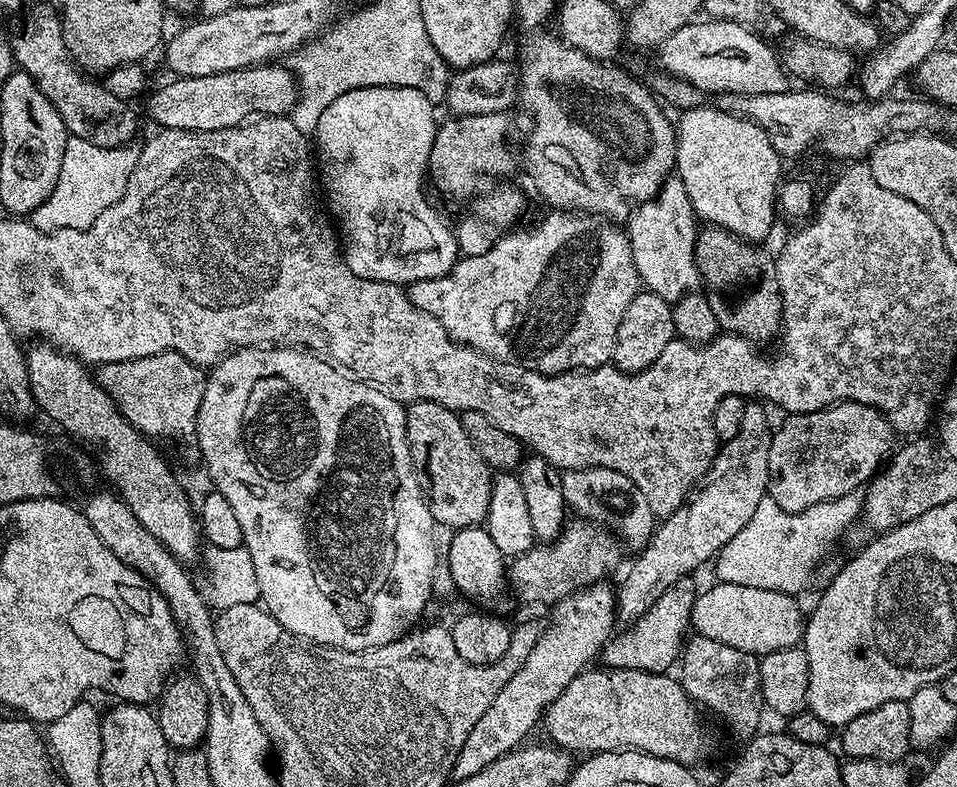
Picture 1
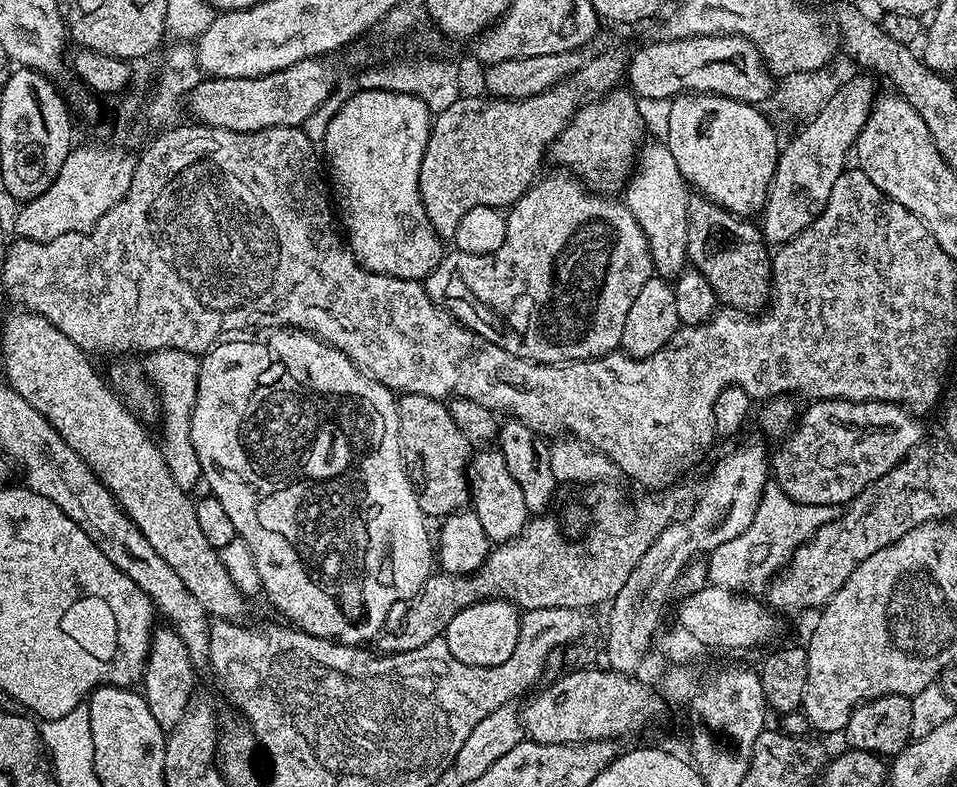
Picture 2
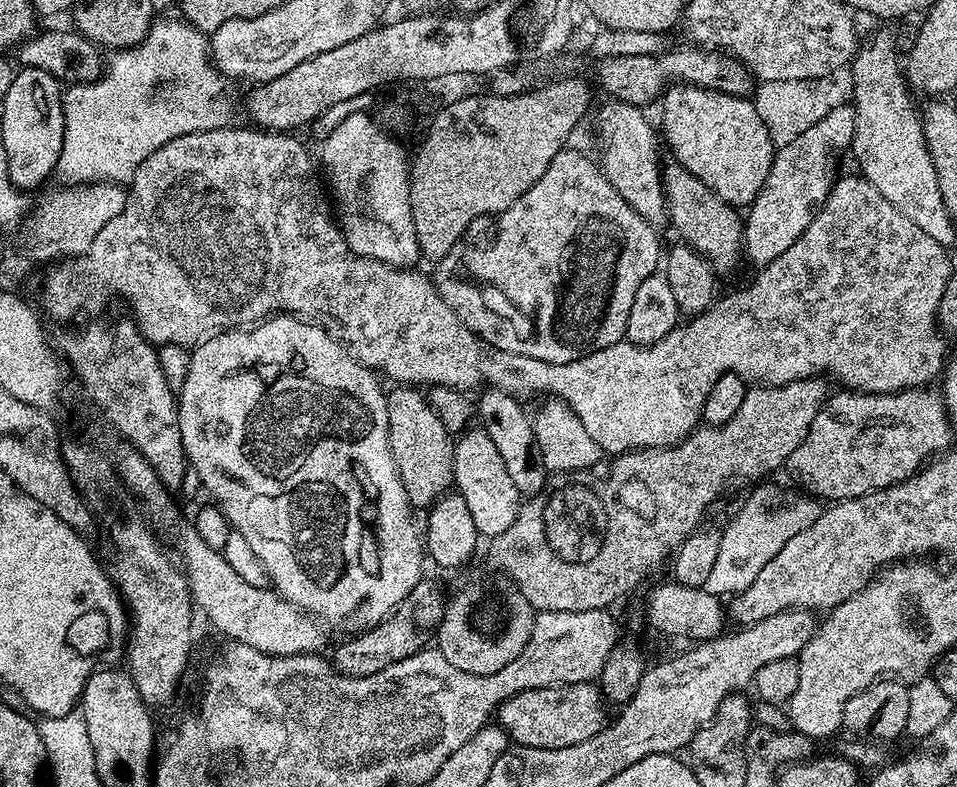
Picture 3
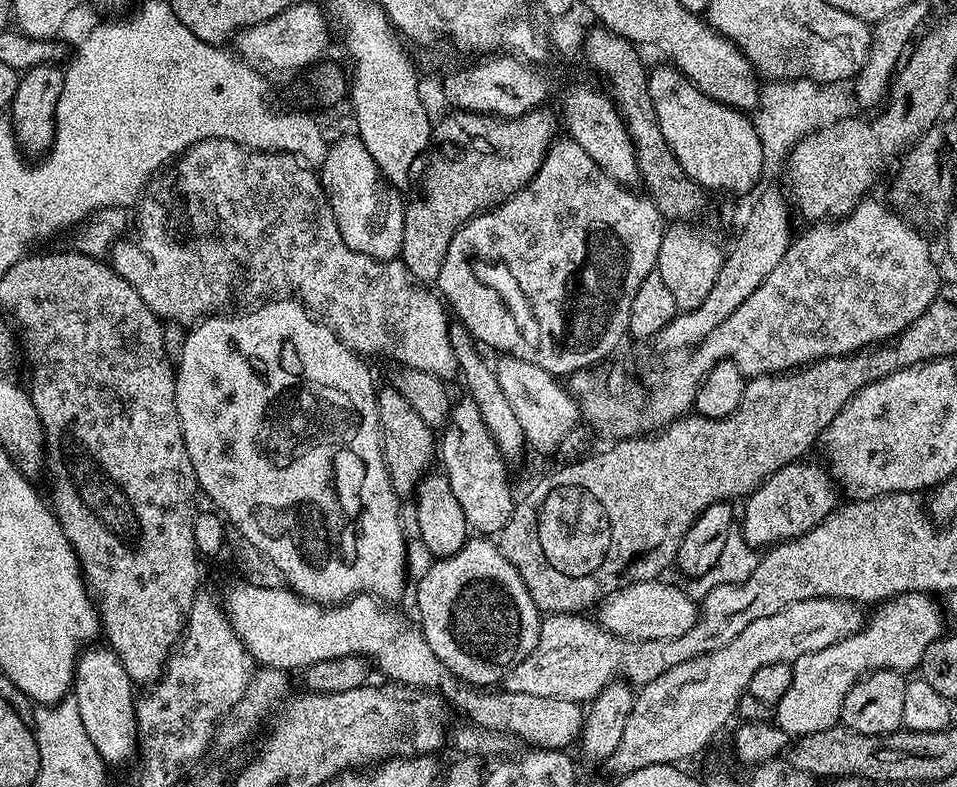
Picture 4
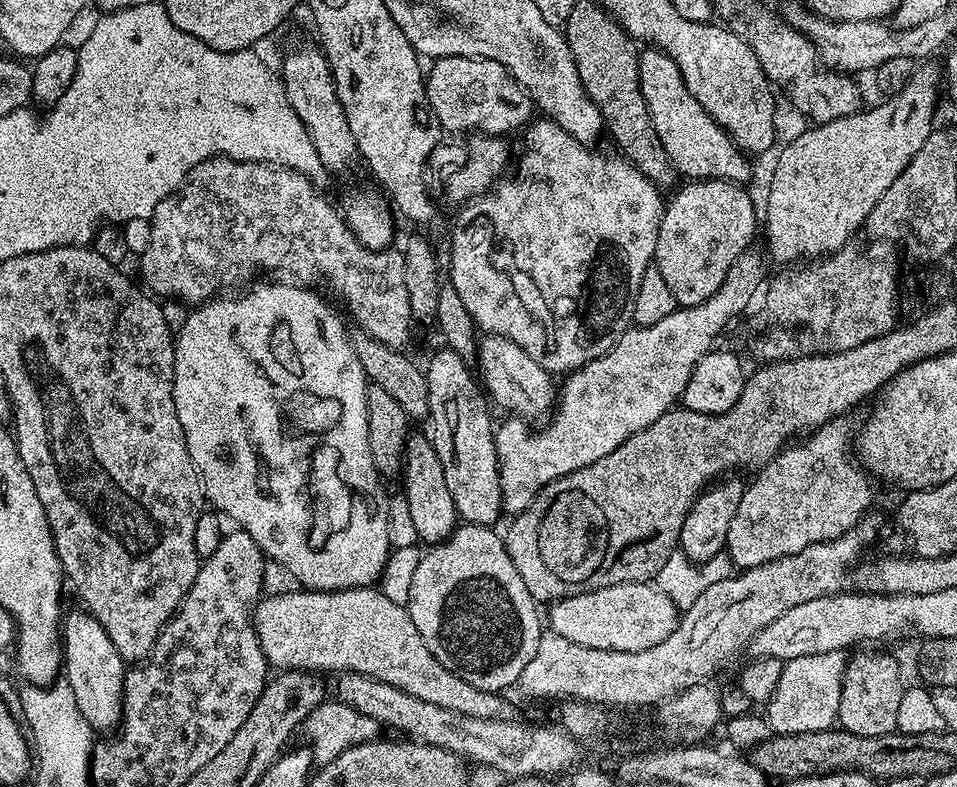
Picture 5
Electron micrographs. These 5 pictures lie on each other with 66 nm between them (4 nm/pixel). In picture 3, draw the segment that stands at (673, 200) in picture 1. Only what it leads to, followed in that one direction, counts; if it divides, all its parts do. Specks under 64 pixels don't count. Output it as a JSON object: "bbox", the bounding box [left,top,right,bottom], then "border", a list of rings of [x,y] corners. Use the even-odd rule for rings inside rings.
{"bbox":[596,102,666,226],"border":[[[608,102],[596,116],[596,132],[600,135],[600,144],[604,149],[598,155],[598,167],[607,176],[608,181],[626,198],[628,205],[638,215],[653,225],[660,226],[666,220],[664,203],[664,182],[662,179],[662,159],[656,149],[658,132],[643,116],[641,109],[635,104]]]}

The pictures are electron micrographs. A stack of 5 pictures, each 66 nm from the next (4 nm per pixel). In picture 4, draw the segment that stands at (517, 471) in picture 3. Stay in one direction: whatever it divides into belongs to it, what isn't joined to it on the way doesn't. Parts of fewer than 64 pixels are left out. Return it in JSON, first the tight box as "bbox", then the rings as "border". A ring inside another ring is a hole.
{"bbox":[448,323,526,462],"border":[[[449,323],[448,337],[456,355],[459,375],[461,377],[464,375],[464,384],[468,387],[467,395],[478,406],[478,414],[482,414],[482,422],[486,422],[486,430],[490,430],[505,461],[513,462],[512,460],[518,459],[523,452],[526,452],[524,431],[521,423],[518,422],[517,415],[514,414],[514,409],[510,407],[510,402],[506,399],[506,394],[502,394],[502,388],[498,386],[495,367],[484,361],[483,354],[485,353],[478,347],[477,340],[470,334],[470,330],[466,330],[464,324]]]}

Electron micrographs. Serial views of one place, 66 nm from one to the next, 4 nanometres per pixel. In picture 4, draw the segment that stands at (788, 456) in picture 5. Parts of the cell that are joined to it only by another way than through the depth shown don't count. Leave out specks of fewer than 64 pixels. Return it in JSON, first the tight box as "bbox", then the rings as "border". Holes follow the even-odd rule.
{"bbox":[743,462,838,550],"border":[[[797,462],[778,470],[766,483],[754,489],[752,495],[743,501],[745,542],[754,550],[767,550],[796,536],[806,534],[822,523],[831,512],[836,511],[838,488],[827,467],[819,463]]]}

